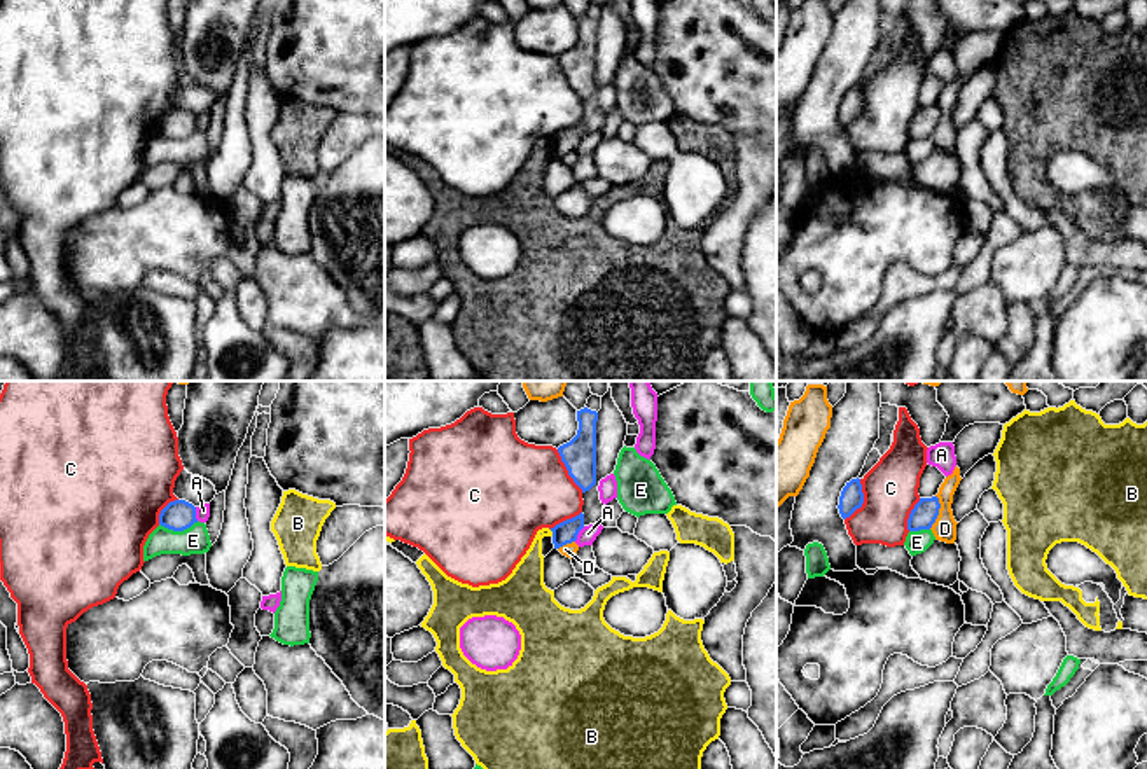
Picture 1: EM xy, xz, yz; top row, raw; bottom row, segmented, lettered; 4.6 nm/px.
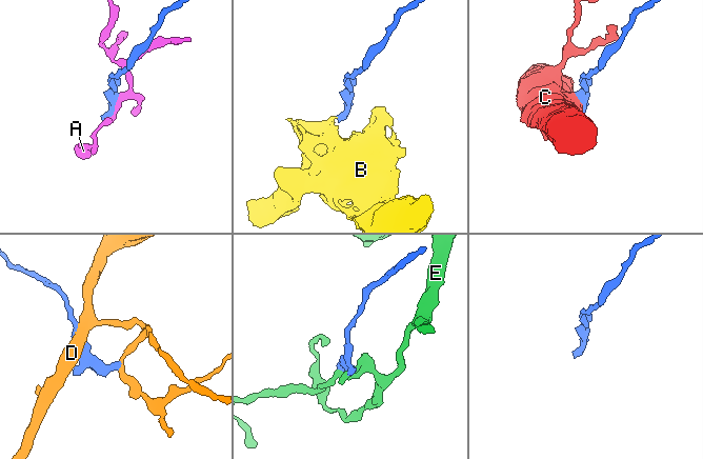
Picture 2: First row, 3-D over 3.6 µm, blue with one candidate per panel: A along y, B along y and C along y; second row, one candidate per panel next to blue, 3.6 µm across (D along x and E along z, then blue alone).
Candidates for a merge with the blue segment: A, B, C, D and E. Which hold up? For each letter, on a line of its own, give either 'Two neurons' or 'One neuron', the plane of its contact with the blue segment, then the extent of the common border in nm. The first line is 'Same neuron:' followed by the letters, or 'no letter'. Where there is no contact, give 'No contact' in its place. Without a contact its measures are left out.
Same neuron: no letter
A: Two neurons. Touches blue in xz. Shared border 90 nm
B: Two neurons. Touches blue in xz. Shared border 40 nm
C: Two neurons. Touches blue in yz. Shared border 200 nm
D: Two neurons. Touches blue in yz. Shared border 160 nm
E: Two neurons. Touches blue in xy. Shared border 180 nm

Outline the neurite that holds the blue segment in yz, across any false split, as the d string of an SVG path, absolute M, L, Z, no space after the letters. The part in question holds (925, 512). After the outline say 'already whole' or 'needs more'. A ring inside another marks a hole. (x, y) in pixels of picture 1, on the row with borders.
M920 498L907 519L909 531L930 530L939 516L939 498Z | already whole

